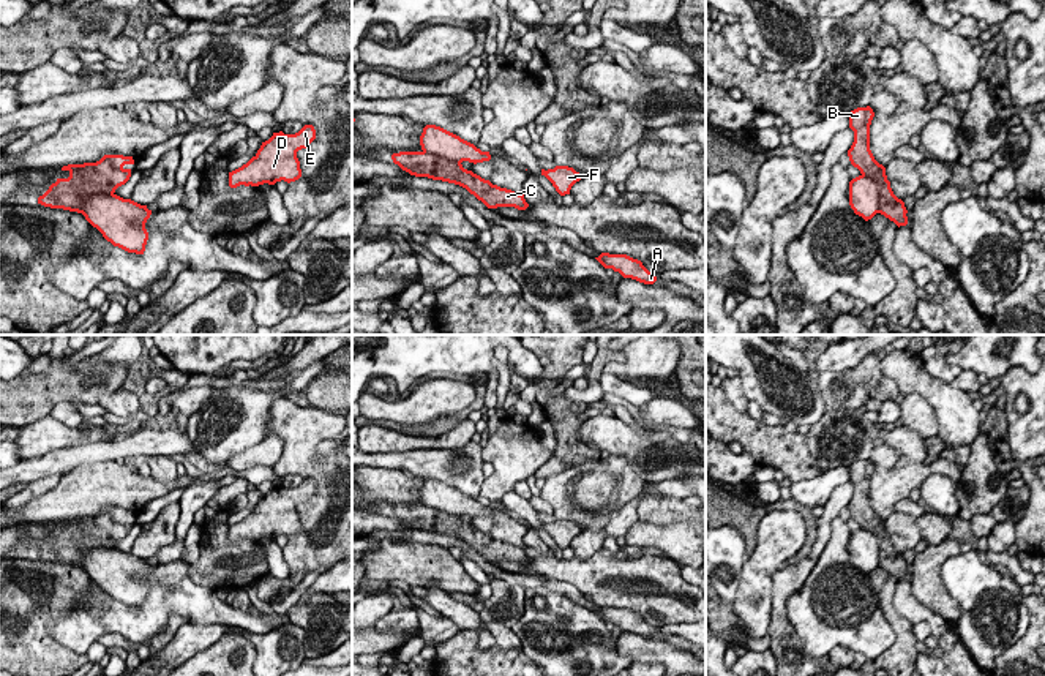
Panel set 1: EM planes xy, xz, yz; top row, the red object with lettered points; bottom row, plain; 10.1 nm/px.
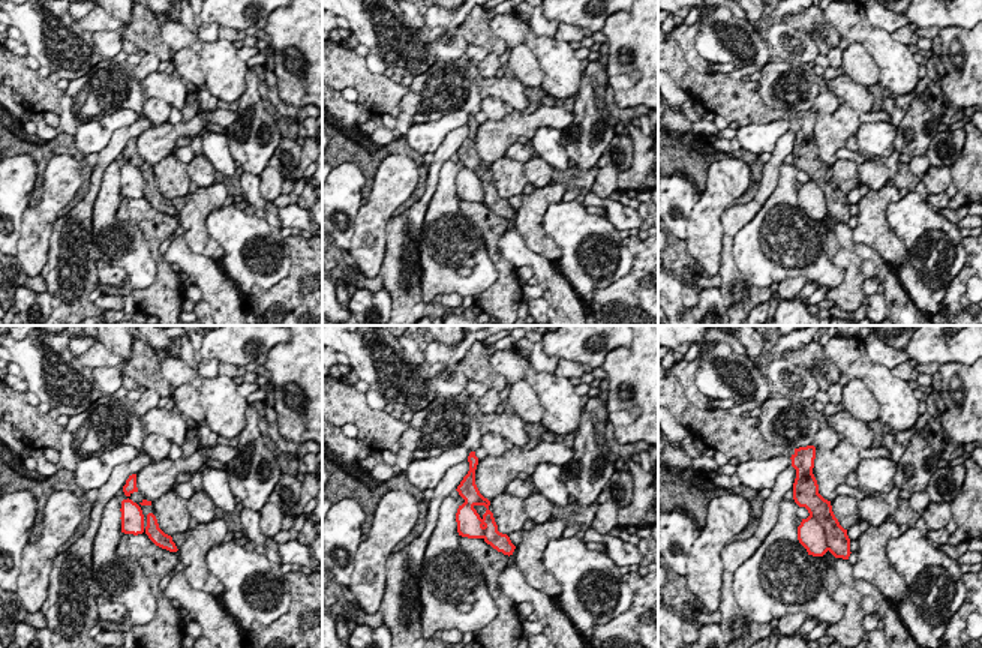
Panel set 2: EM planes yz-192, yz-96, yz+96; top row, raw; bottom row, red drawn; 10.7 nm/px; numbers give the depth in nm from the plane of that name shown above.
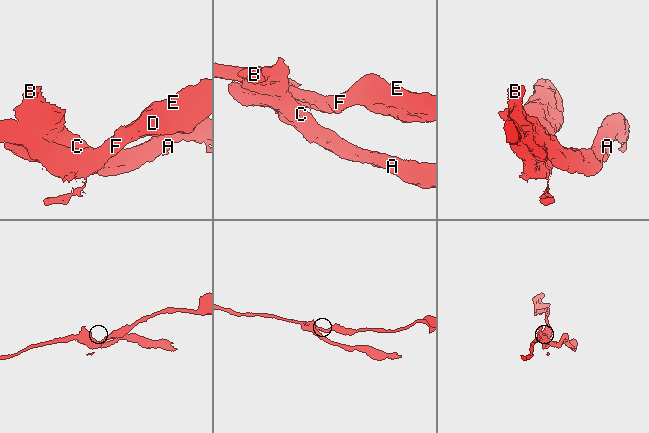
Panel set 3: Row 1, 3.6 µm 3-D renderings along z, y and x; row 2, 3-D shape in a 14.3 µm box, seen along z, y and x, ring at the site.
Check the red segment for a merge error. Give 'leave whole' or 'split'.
split

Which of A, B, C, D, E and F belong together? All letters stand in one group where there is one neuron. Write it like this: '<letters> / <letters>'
A B C / D E F

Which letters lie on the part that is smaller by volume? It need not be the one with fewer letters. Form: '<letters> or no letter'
A, B, C

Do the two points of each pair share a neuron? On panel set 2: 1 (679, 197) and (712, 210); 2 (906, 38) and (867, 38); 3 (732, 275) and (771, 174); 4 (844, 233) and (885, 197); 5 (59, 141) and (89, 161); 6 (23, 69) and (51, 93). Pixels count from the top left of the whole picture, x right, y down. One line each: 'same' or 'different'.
1: different
2: different
3: same
4: different
5: different
6: same

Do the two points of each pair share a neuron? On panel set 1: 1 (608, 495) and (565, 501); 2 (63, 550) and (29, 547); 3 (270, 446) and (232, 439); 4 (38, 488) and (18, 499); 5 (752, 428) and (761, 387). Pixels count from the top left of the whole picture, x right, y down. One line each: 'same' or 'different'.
1: same
2: same
3: different
4: same
5: different

